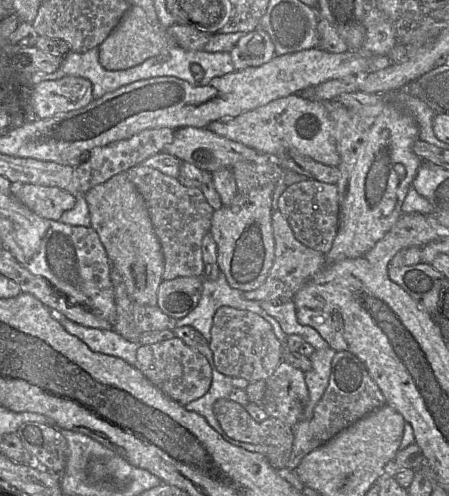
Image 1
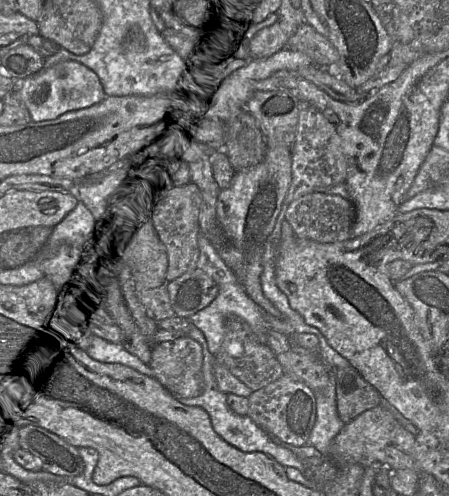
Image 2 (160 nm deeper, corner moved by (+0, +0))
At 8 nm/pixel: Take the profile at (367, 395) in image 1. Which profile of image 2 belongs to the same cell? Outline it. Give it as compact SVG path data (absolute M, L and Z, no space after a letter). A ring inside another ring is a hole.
M352 365L335 368L334 383L337 413L345 424L380 405L379 392Z

